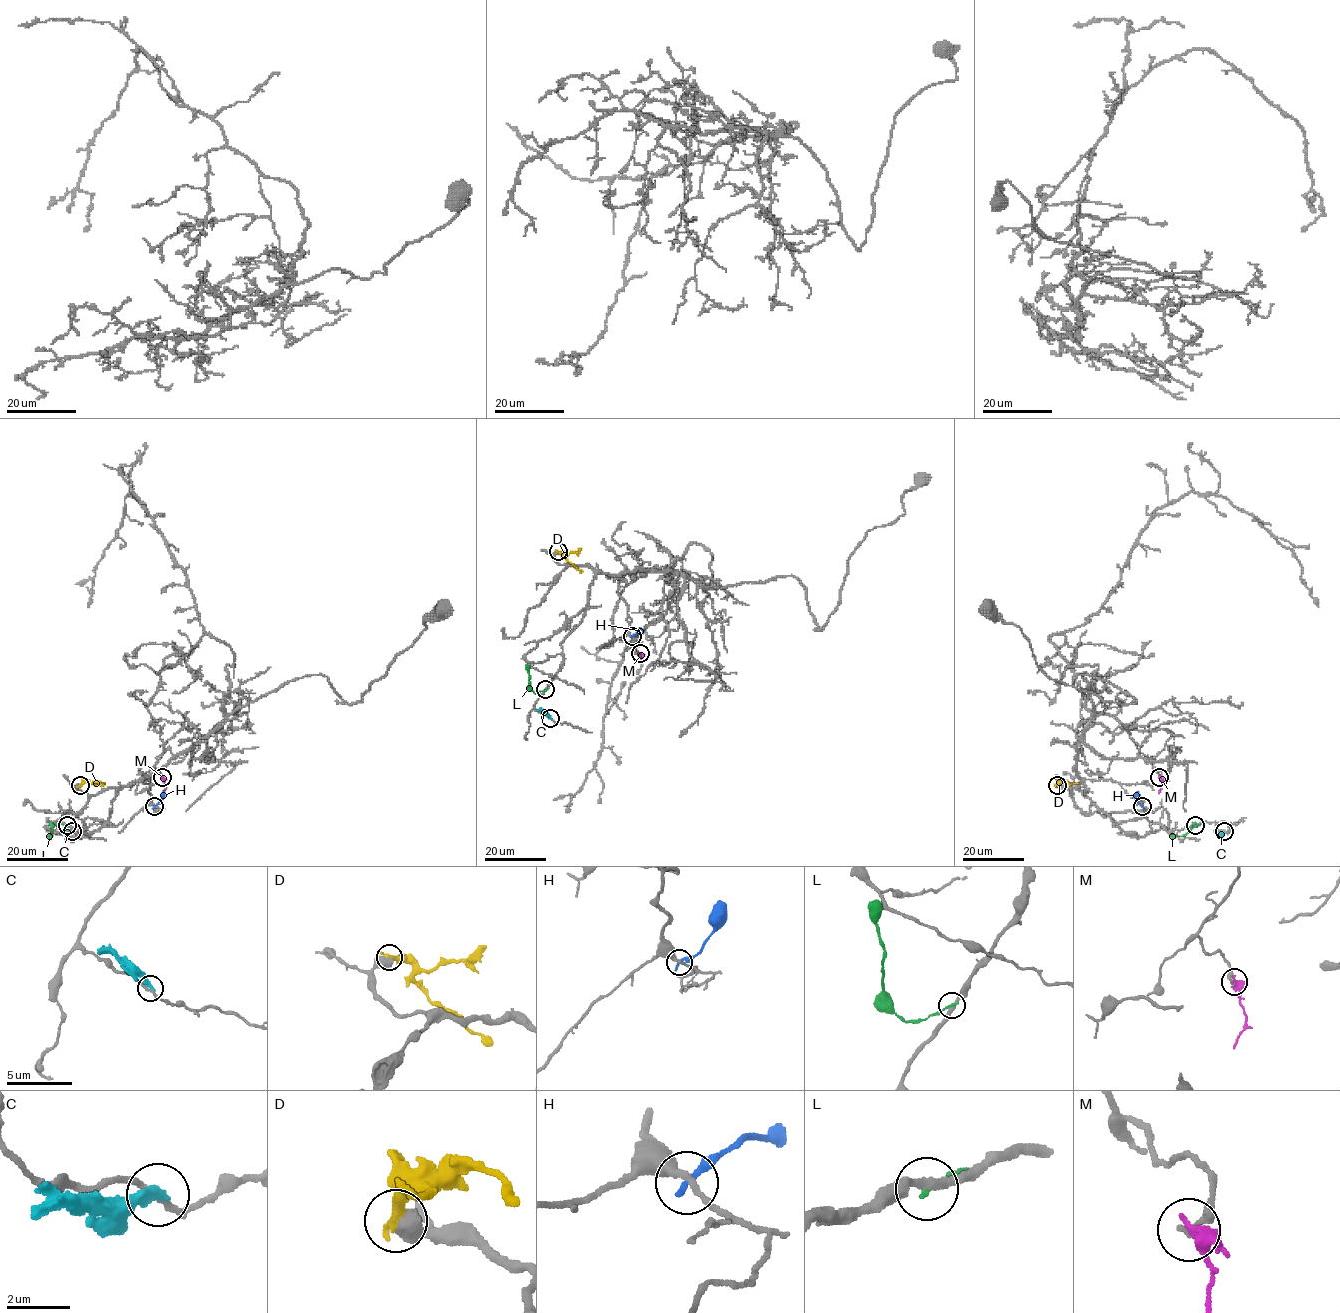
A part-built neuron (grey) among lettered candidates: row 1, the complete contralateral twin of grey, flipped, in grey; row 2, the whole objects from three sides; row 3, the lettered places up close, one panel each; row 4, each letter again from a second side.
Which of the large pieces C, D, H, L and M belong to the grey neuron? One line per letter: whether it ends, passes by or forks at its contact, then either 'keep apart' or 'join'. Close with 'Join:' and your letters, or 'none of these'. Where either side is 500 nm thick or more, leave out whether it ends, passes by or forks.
C: it ends there; keep apart
D: keep apart
H: it ends there; keep apart
L: it ends there; keep apart
M: it passes by; keep apart
Join: none of these

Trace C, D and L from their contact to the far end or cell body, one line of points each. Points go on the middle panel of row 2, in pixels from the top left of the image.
C: (551, 718), (538, 709)
D: (557, 551), (582, 571)
L: (545, 689), (537, 693), (532, 690), (526, 665)

